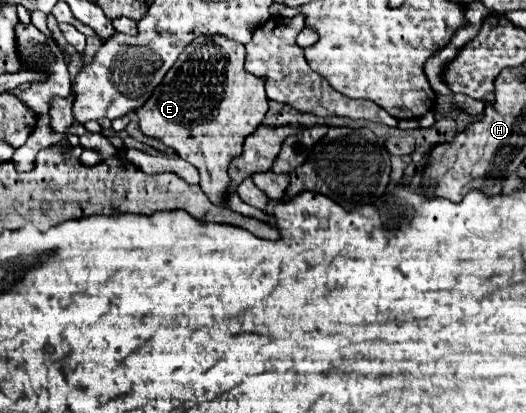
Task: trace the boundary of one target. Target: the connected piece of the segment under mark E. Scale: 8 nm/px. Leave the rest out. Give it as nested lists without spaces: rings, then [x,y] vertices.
[[[200,36],[188,44],[188,48],[178,56],[174,66],[168,70],[164,80],[152,92],[142,108],[136,110],[140,130],[172,148],[180,158],[188,160],[200,172],[200,188],[210,198],[212,204],[222,204],[228,196],[230,176],[228,166],[230,162],[240,156],[242,142],[250,136],[264,120],[268,112],[268,98],[264,92],[264,80],[248,74],[244,70],[244,56],[246,50],[242,44],[234,44],[224,36]]]

